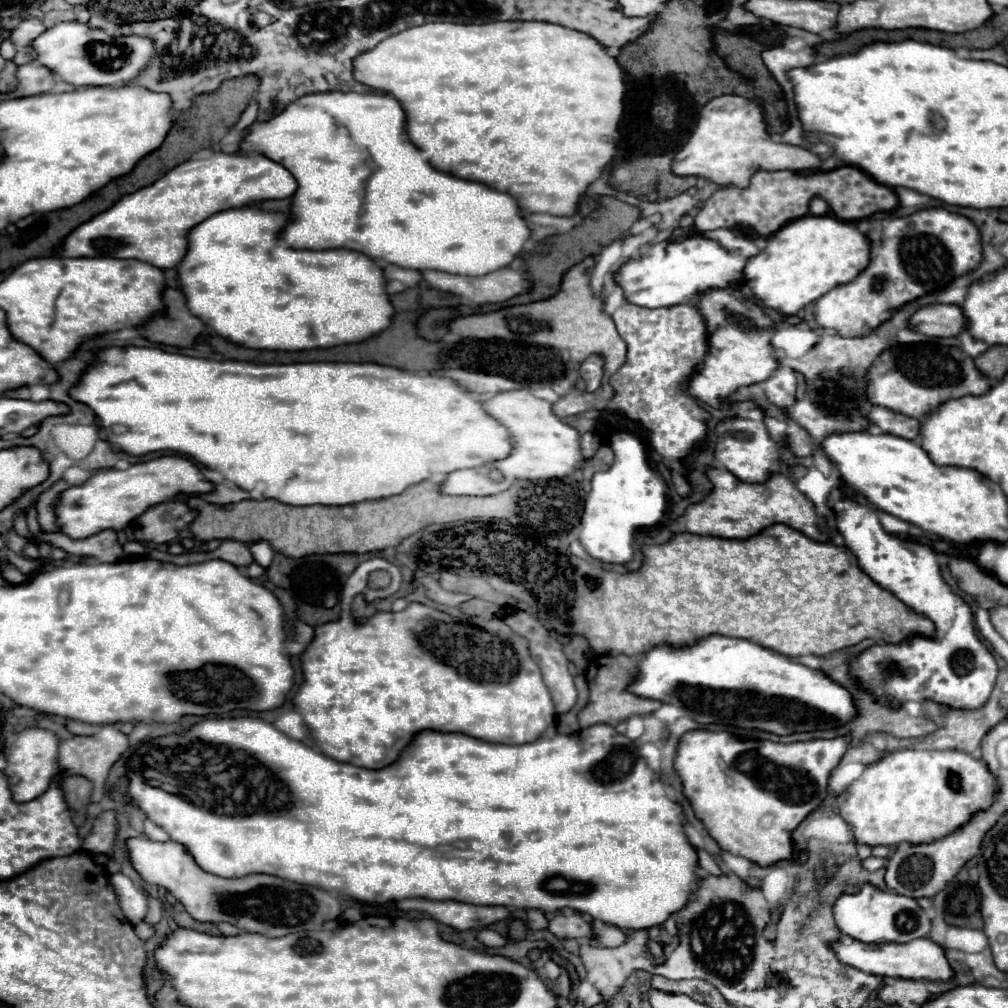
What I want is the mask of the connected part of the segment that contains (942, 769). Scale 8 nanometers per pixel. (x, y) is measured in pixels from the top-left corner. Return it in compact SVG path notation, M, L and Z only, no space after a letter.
M898 750L872 766L846 788L840 816L854 826L860 844L928 844L962 828L974 814L992 806L998 782L986 762L960 750Z

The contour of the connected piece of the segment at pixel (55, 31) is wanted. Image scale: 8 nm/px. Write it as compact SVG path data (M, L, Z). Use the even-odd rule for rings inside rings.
M62 22L48 28L34 44L38 62L74 86L120 86L138 78L156 56L156 46L144 36L108 36L104 30L80 22Z

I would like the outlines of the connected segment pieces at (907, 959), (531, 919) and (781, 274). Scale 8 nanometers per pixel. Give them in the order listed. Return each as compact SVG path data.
M842 936L842 940L836 942L834 948L836 954L840 956L840 962L884 978L942 980L942 982L950 982L954 978L954 970L946 958L946 948L932 942L930 938L912 940L912 944L860 944L858 940Z
M528 910L528 926L532 930L544 930L548 926L548 918L540 910Z
M802 216L770 236L768 246L748 260L744 278L764 306L780 314L796 314L834 286L852 282L870 262L870 240L854 224L834 216Z

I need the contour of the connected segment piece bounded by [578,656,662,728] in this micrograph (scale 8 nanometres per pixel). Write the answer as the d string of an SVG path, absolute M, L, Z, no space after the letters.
M598 656L598 660L612 660L608 664L596 666L596 674L588 678L590 686L590 700L588 704L580 710L578 722L582 728L588 728L592 724L620 724L622 720L634 716L634 714L650 714L656 712L662 704L660 700L650 700L650 698L640 698L628 690L632 682L638 680L638 658L636 656Z

